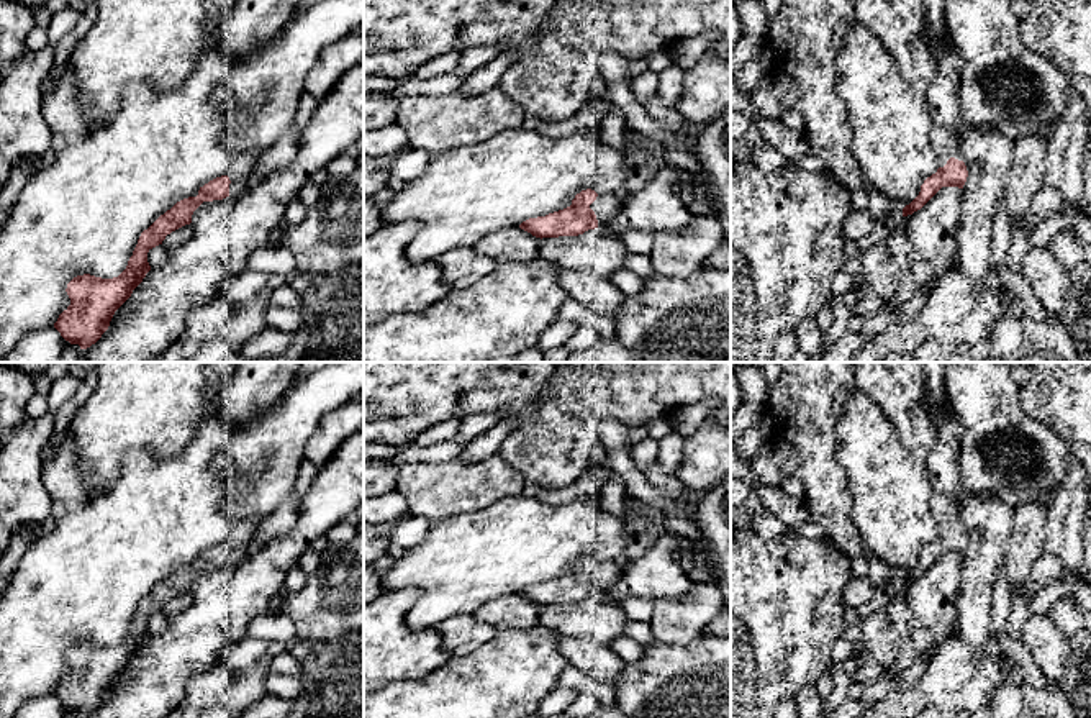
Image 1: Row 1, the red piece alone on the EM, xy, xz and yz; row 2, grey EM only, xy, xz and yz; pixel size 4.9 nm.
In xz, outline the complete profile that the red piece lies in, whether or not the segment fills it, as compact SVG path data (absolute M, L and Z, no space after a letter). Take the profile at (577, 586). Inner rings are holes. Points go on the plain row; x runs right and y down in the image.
M586 556L575 562L572 572L546 584L529 585L521 597L536 605L578 603L588 597L611 598L609 588L621 577L621 561L601 561Z

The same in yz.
M934 492L930 498L930 515L937 523L939 536L924 548L919 562L903 575L903 584L921 577L942 554L963 556L967 549L968 538L955 500Z

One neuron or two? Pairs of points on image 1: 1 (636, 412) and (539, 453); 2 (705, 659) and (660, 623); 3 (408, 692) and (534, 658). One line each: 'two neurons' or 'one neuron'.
1: one neuron
2: two neurons
3: one neuron

